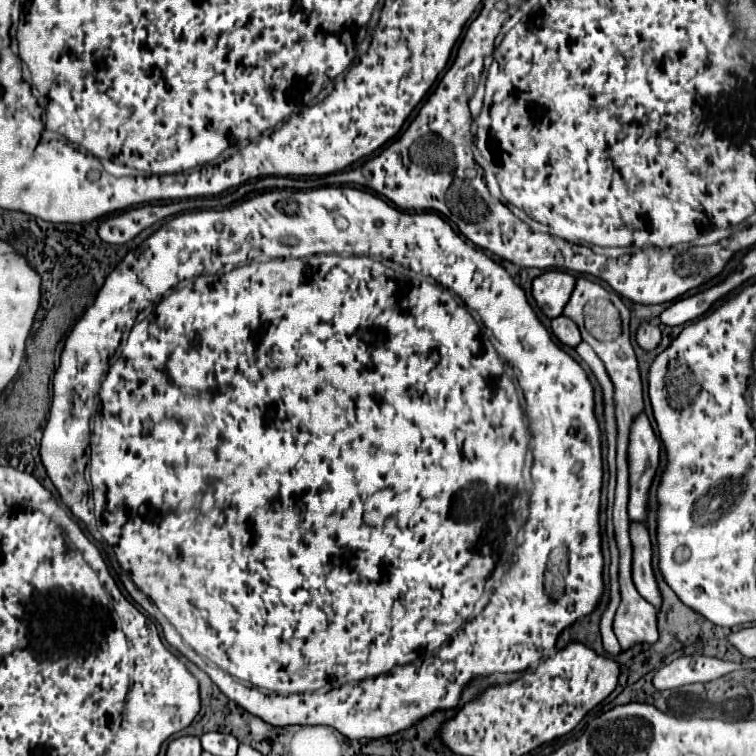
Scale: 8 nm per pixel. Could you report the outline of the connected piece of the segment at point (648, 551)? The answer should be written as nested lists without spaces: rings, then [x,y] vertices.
[[[632,522],[630,524],[630,538],[634,548],[634,564],[632,564],[632,578],[636,590],[644,600],[648,600],[656,610],[662,606],[662,594],[654,576],[652,568],[652,542],[650,534],[644,524]]]

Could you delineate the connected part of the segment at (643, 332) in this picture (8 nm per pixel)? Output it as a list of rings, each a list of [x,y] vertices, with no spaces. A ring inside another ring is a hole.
[[[644,322],[644,324],[638,328],[636,340],[638,340],[638,344],[640,344],[646,352],[650,352],[650,350],[658,348],[658,344],[660,344],[660,340],[662,340],[660,328],[658,328],[658,326],[654,326],[654,324]]]

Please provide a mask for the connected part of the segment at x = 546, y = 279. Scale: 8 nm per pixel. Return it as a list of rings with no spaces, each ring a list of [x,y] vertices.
[[[548,270],[534,280],[532,294],[536,298],[536,304],[548,318],[558,318],[562,316],[562,310],[570,300],[574,286],[576,286],[574,274],[562,270]]]

